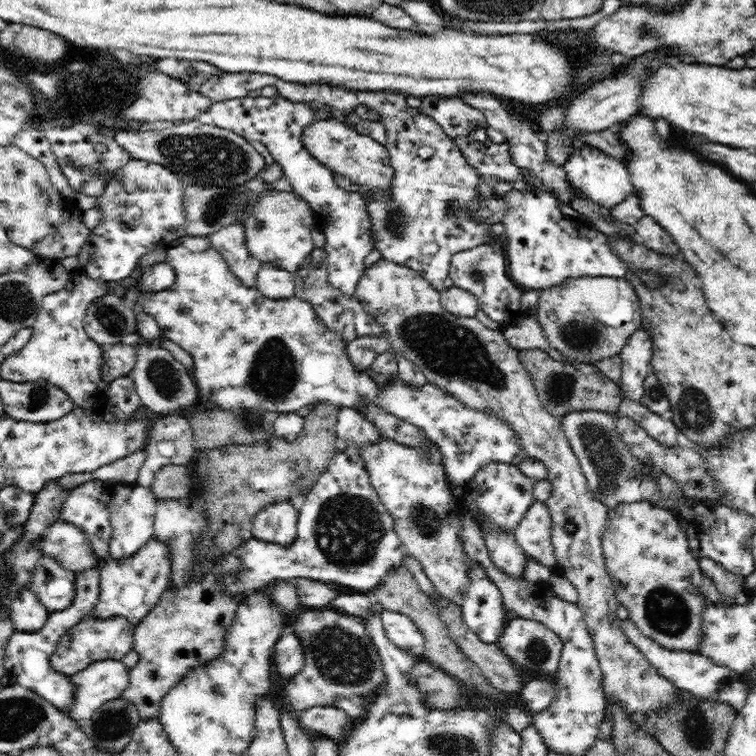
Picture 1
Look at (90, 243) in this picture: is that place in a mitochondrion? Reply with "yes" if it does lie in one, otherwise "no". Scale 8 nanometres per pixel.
no

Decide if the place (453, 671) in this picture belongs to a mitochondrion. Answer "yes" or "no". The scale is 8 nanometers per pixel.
no

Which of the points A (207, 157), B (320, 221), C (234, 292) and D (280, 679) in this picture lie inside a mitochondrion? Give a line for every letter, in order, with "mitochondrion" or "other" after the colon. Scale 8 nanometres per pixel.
A: mitochondrion
B: other
C: other
D: other

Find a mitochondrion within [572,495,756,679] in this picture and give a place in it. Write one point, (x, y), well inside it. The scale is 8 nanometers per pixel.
(666, 613)

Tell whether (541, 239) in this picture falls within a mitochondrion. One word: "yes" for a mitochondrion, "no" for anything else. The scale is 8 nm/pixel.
no

